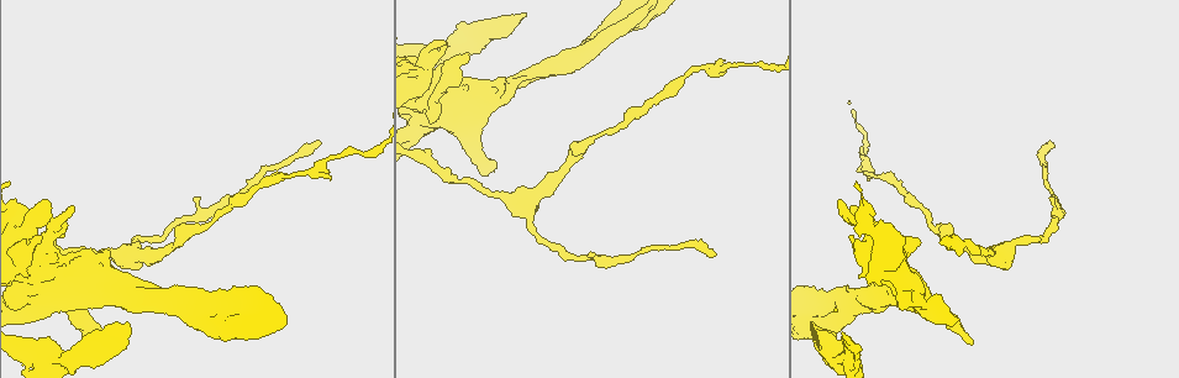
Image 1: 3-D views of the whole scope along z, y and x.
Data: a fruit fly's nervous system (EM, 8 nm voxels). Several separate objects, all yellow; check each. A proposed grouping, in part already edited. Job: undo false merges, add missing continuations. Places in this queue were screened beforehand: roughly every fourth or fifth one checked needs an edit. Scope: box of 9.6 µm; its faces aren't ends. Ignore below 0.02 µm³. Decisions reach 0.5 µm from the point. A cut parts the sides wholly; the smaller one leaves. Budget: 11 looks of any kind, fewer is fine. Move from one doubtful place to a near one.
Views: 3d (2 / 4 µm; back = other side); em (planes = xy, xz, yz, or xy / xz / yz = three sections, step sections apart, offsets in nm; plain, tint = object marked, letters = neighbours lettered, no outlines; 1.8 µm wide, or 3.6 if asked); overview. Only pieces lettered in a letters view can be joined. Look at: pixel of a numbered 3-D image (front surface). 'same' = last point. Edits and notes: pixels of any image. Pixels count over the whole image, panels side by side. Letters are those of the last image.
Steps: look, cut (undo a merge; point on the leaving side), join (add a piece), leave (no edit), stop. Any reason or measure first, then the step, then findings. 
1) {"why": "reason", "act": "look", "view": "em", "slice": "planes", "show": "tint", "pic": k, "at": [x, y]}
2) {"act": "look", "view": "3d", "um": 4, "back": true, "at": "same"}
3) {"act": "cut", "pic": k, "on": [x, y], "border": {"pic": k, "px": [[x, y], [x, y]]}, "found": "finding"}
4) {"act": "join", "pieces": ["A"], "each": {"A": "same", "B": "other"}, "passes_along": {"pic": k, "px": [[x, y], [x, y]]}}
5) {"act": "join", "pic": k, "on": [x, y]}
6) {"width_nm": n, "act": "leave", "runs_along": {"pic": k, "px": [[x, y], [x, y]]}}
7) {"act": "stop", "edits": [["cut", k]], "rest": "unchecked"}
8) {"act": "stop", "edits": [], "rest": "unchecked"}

{"why": "sharp bend", "act": "look", "view": "em", "slice": "xy", "step": 16, "show": "tint", "pic": 1, "at": [45, 361]}

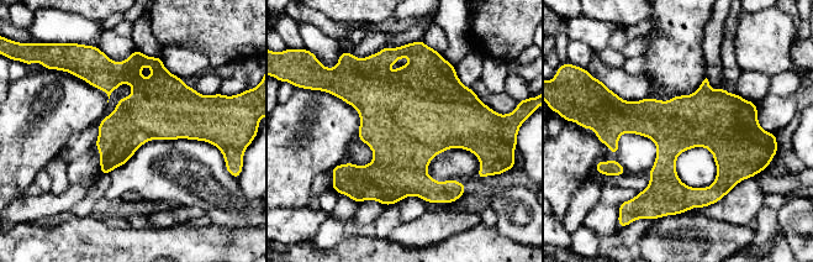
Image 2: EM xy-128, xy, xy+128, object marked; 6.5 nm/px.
{"act": "look", "view": "em", "slice": "yz", "step": 16, "show": "tint", "at": "same"}

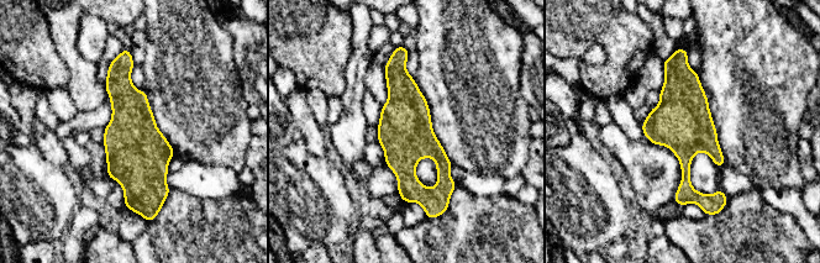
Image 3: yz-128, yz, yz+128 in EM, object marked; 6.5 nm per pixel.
{"why": "what lies round it", "act": "look", "view": "em", "slice": "yz", "step": 16, "show": "letters", "at": "same"}

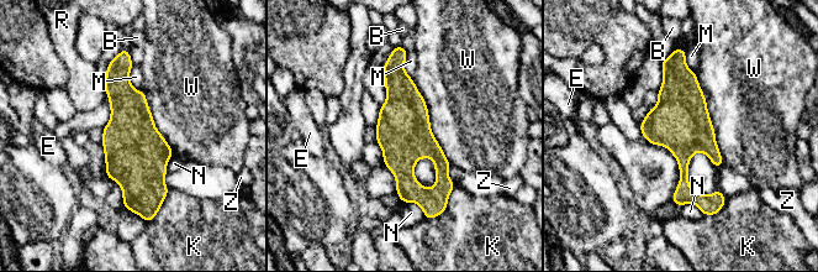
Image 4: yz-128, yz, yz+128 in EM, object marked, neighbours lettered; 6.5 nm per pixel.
{"longest_contact_nm": ["W", 650], "act": "leave", "each": {"B": "other", "E": "other", "K": "other", "M": "other", "N": "other", "R": "other", "W": "other", "Z": "other"}, "runs_along": {"pic": 4, "px": [[399, 59], [404, 176], [423, 205]]}, "found": "one neuron here"}

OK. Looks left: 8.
{"why": "an open end", "act": "look", "view": "em", "slice": "planes", "show": "letters", "pic": 1, "at": [971, 344]}

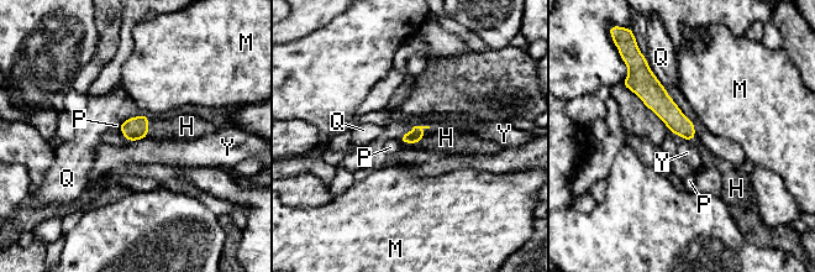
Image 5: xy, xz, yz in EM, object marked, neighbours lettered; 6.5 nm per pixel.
{"act": "join", "pic": 5, "on": [446, 137], "each": {"H": "same", "M": "other", "P": "other", "Q": "other", "Y": "other"}, "passes_along": {"pic": 5, "px": [[416, 134], [415, 142], [446, 137]]}, "found": "the neuron continues"}

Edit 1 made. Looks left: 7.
{"why": "closes a loop", "act": "look", "view": "em", "slice": "planes", "show": "letters", "pic": 1, "at": [27, 259]}

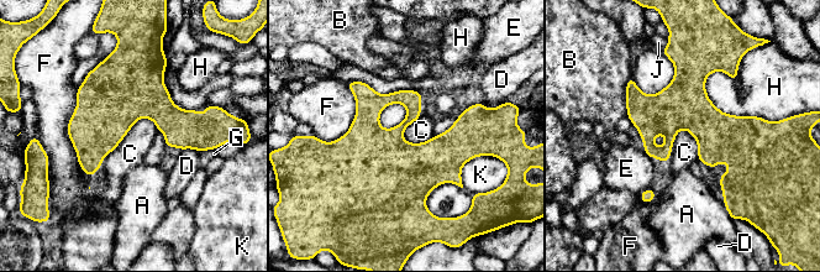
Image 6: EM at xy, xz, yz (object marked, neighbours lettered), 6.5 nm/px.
{"longest_contact_nm": ["F", 550], "act": "leave", "each": {"A": "other", "B": "other", "C": "other", "D": "other", "E": "other", "F": "other", "G": "other", "H": "other", "J": "other", "K": "other"}, "runs_along": {"pic": 6, "px": [[631, 82], [731, 157], [730, 191]]}, "found": "all the same neuron"}

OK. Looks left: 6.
{"act": "look", "view": "em", "slice": "yz", "step": 8, "show": "letters", "pic": 1, "at": [524, 203]}

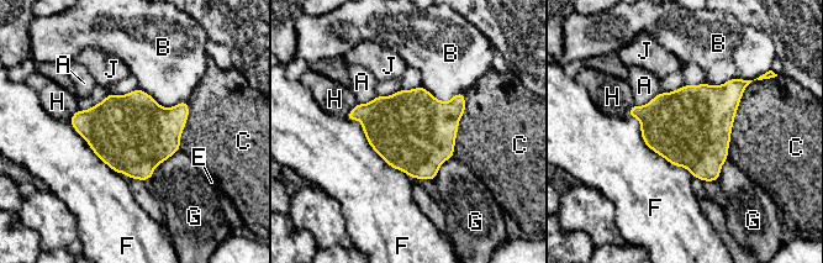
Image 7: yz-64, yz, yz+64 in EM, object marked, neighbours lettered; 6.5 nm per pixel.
{"width_nm": 500, "act": "leave", "each": {"A": "other", "B": "other", "C": "other", "E": "other", "F": "other", "G": "other", "H": "other", "J": "other"}, "border": {"pic": 7, "px": [[627, 115], [648, 147], [692, 175]]}, "found": "one neuron here"}

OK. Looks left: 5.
{"why": "an open end", "act": "look", "view": "3d", "um": 2, "pic": 1, "at": [714, 256]}

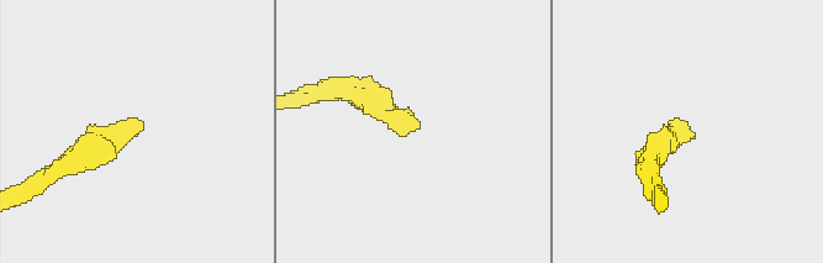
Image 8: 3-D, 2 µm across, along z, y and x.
{"why": "need the tissue", "act": "look", "view": "em", "slice": "planes", "show": "letters", "pic": 8, "at": [689, 128]}

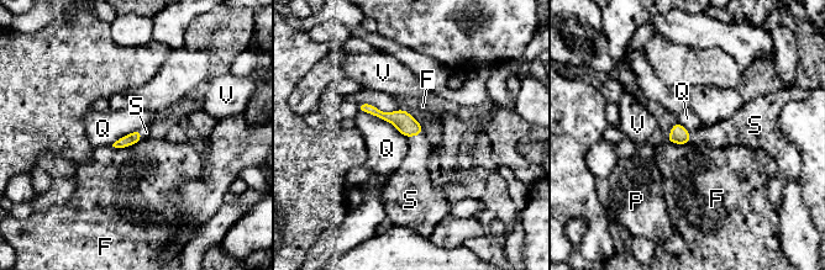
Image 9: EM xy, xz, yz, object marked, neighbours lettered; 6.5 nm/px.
{"act": "join", "pic": 9, "on": [413, 174], "each": {"F": "other", "P": "other", "Q": "other", "S": "same", "V": "other"}, "found": "the neuron continues"}

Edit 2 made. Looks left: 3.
{"act": "stop", "edits": [["join", 5], ["join", 9]], "rest": "unchecked"}

